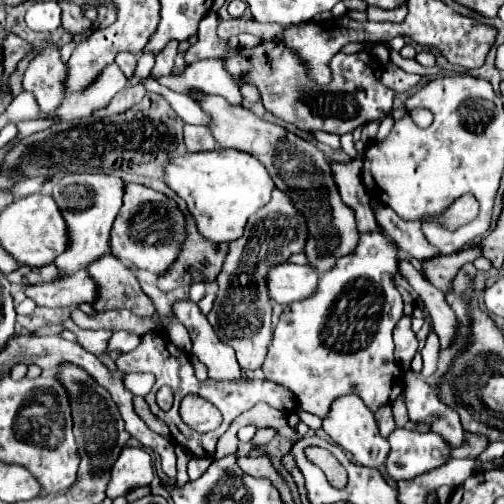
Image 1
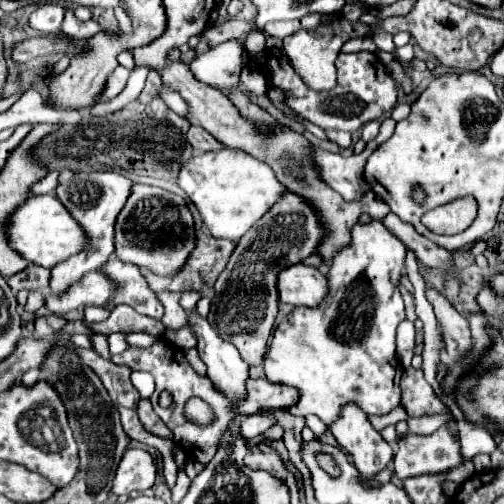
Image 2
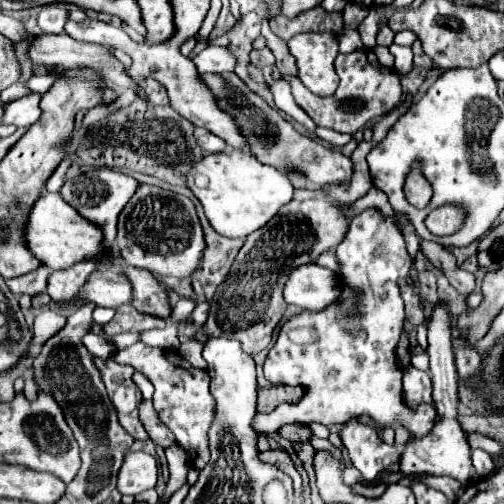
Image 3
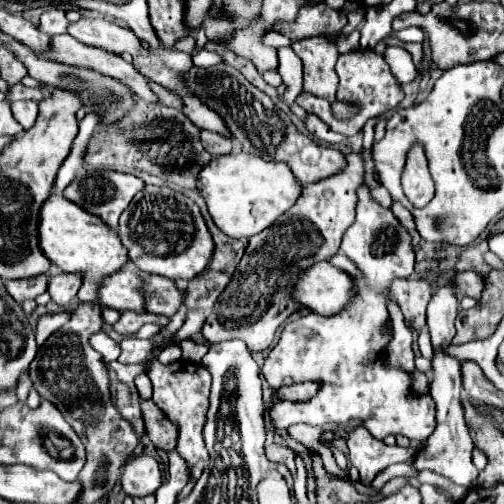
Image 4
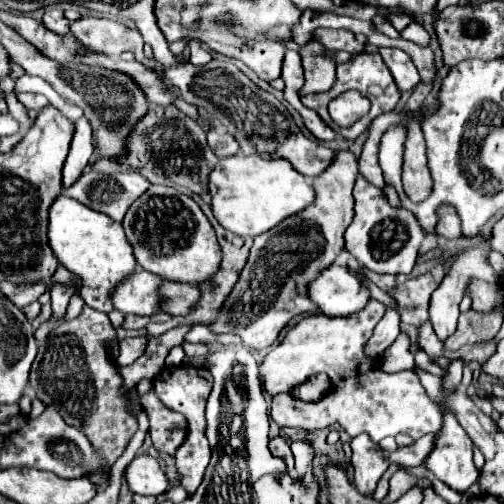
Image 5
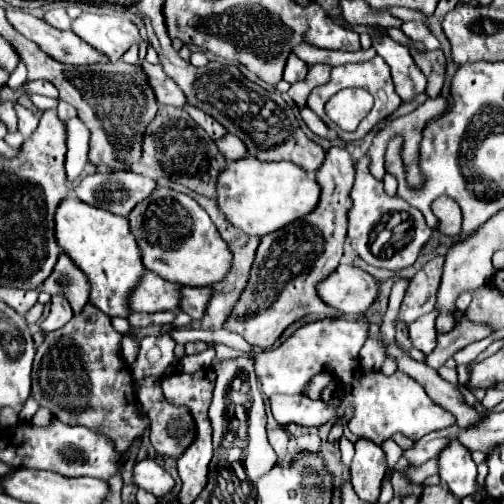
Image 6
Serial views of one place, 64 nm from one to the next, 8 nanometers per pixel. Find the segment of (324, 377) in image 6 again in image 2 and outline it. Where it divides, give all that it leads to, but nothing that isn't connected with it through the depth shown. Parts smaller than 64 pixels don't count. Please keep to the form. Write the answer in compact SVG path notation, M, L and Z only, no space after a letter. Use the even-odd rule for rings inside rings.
M248 380L248 396L240 404L240 412L256 414L260 408L290 408L298 400L298 392L284 384L274 384L270 380Z

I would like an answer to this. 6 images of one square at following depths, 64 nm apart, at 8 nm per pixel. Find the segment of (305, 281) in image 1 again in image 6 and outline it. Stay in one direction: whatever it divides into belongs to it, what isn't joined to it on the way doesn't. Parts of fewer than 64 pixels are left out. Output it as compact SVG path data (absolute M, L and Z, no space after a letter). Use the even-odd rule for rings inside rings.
M340 264L316 288L320 300L344 316L360 316L378 296L378 282L356 266Z

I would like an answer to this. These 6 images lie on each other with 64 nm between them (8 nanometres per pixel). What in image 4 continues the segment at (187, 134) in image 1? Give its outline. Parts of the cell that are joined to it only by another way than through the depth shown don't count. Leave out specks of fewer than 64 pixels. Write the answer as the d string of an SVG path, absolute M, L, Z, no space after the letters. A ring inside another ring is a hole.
M202 130L200 132L200 140L204 144L204 148L208 148L208 152L212 156L218 156L218 154L228 154L232 150L232 140L224 138L224 136L218 136L218 134L212 134L208 130Z

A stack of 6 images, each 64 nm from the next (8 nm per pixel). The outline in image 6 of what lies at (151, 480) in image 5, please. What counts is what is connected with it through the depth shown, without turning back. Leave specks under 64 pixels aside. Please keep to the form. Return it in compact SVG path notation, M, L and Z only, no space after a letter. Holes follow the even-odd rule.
M152 458L136 460L132 480L134 480L136 488L142 488L142 490L154 494L156 498L164 496L166 492L170 492L174 488L172 476L162 466L158 466L156 460L152 460Z

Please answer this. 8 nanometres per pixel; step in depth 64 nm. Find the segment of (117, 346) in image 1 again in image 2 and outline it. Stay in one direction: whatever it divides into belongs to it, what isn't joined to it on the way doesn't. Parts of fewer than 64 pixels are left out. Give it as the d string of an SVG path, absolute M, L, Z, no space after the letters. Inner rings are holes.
M126 334L126 342L128 346L150 346L154 340L158 340L160 336L150 336L150 334Z

